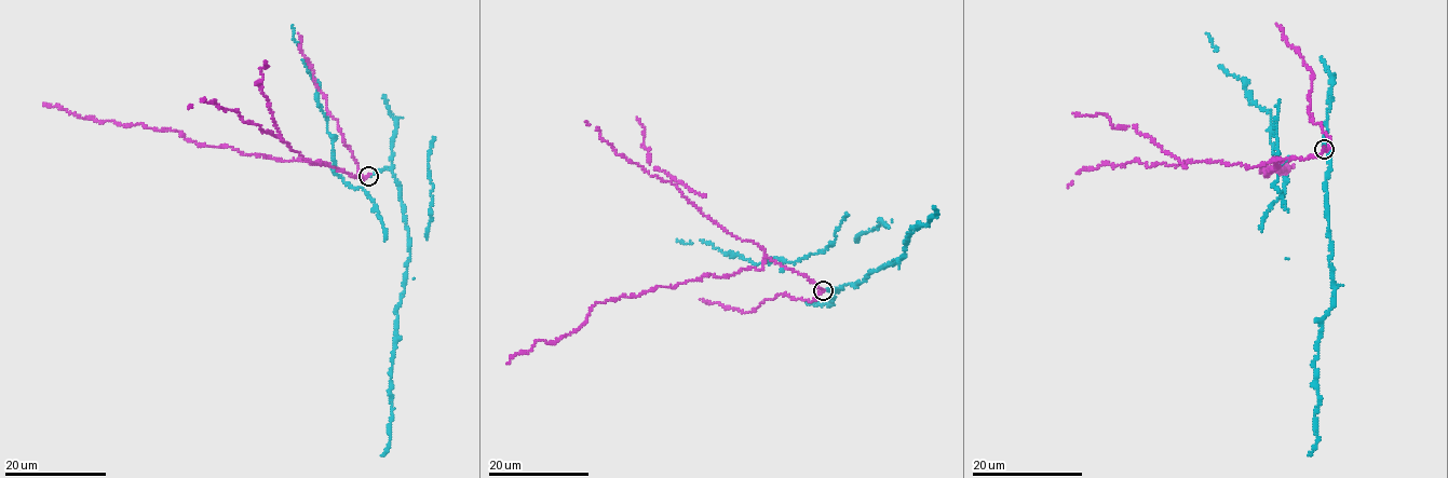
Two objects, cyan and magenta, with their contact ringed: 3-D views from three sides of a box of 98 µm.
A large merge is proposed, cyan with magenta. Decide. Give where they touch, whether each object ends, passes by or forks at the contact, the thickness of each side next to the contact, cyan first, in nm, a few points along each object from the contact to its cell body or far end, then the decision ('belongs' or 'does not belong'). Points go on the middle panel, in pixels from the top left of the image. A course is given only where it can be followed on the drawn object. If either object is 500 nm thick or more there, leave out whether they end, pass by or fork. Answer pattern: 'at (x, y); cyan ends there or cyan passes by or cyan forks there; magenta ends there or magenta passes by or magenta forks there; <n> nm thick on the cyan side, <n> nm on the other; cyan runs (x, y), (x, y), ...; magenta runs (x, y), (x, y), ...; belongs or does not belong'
at (823, 290); cyan ends there; magenta passes by; 150 nm thick on the cyan side, 170 nm on the other; cyan runs (824, 290), (854, 285), (868, 273), (905, 256), (904, 242), (912, 228), (924, 226), (938, 215), (933, 206); magenta runs (824, 290), (767, 257), (761, 269), (705, 274), (598, 302), (580, 328), (554, 342), (539, 340), (506, 364); belongs

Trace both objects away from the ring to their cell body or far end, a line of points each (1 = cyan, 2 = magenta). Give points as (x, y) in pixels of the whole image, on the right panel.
1: (1324, 149), (1324, 137), (1328, 150), (1325, 196), (1334, 305), (1321, 321), (1314, 363), (1317, 442), (1309, 455)
2: (1324, 149), (1275, 159), (1277, 167), (1260, 172), (1294, 166)

